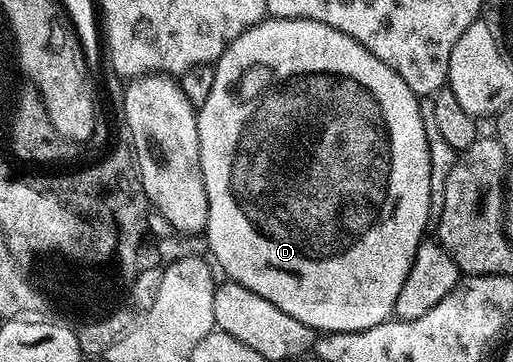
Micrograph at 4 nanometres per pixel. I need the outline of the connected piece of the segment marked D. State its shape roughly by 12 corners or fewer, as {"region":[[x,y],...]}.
{"region":[[266,19],[197,109],[224,276],[394,316],[431,225],[417,94]]}

